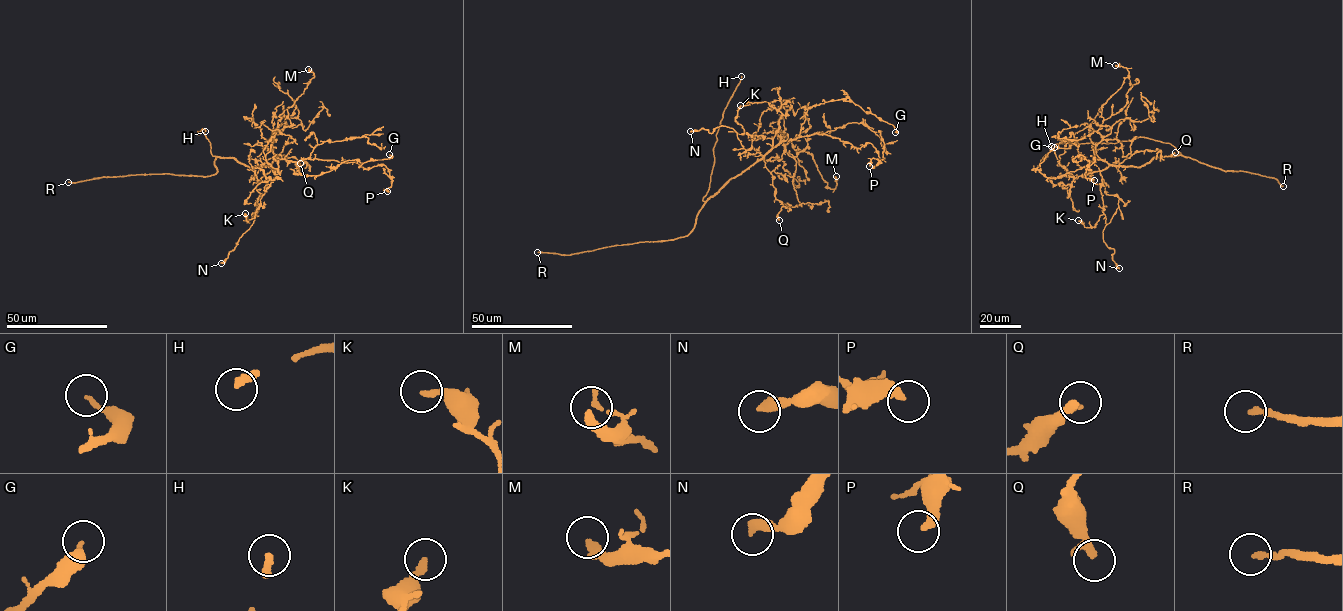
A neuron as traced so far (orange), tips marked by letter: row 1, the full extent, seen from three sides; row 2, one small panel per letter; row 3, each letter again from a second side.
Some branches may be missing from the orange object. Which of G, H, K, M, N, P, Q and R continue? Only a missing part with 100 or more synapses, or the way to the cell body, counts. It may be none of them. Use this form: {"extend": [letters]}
{"extend": ["H", "R"]}

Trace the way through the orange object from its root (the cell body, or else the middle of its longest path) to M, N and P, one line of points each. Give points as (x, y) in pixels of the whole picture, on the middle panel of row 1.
M: (731, 179), (760, 160), (782, 137), (783, 144), (790, 142), (812, 155), (830, 189), (835, 188), (836, 176)
N: (731, 179), (760, 160), (772, 139), (750, 137), (746, 150), (726, 126), (711, 133), (690, 131)
P: (731, 179), (780, 142), (816, 133), (857, 148), (870, 143), (880, 160), (873, 158), (869, 166)

